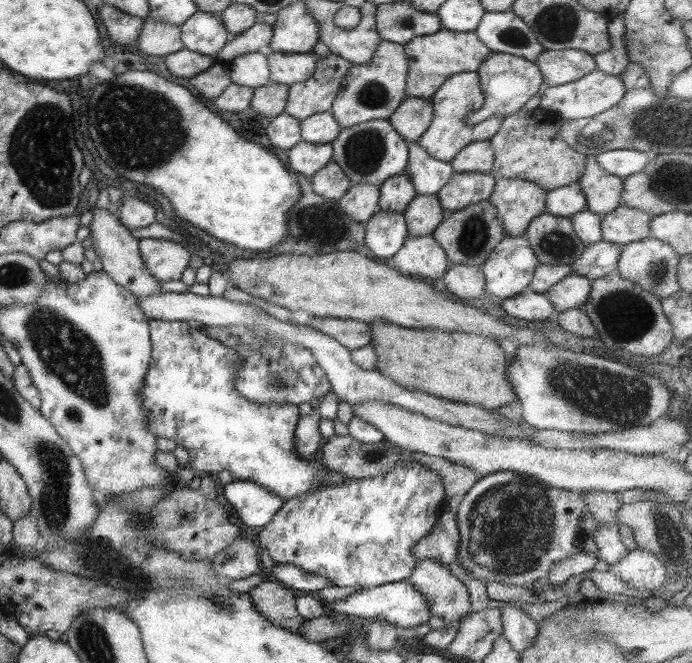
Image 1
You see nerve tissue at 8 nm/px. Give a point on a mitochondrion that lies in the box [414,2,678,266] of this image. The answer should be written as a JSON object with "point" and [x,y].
{"point":[474,233]}

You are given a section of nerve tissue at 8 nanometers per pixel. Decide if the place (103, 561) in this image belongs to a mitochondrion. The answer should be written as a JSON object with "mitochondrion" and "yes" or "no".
{"mitochondrion":"yes"}

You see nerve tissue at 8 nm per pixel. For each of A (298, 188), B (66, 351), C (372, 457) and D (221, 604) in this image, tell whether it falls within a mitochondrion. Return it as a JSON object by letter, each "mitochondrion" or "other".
{"A":"other","B":"mitochondrion","C":"mitochondrion","D":"mitochondrion"}

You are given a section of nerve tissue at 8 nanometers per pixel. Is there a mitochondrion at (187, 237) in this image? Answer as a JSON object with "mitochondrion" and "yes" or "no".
{"mitochondrion":"no"}

